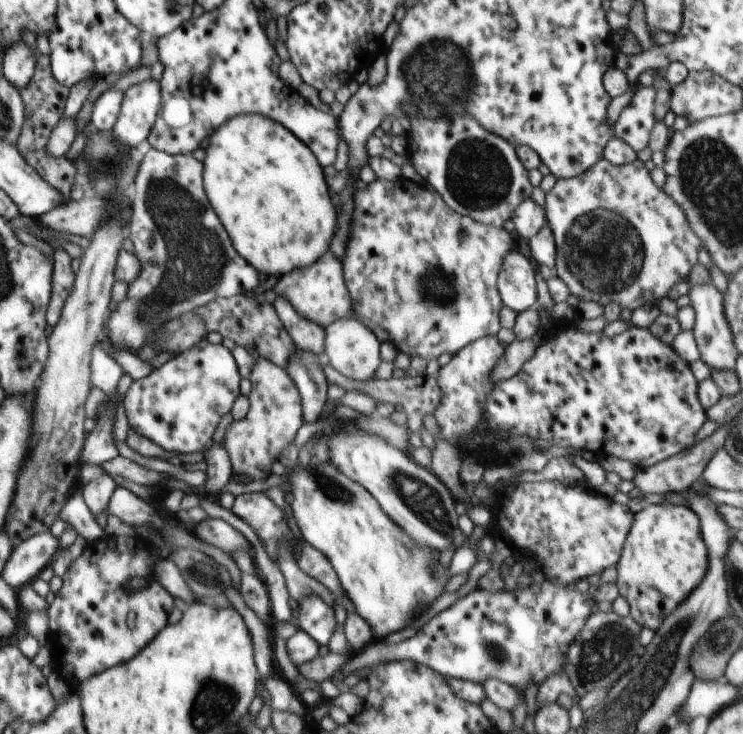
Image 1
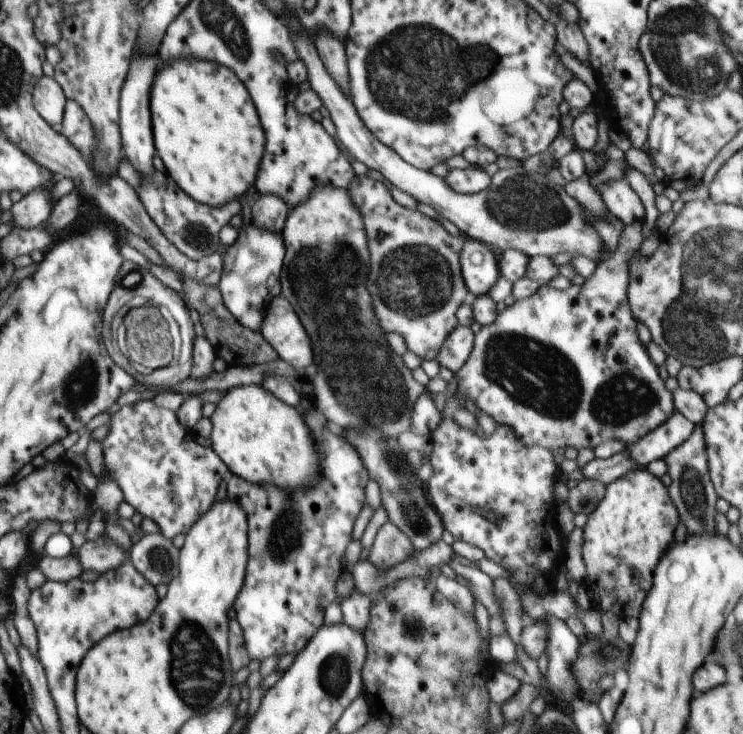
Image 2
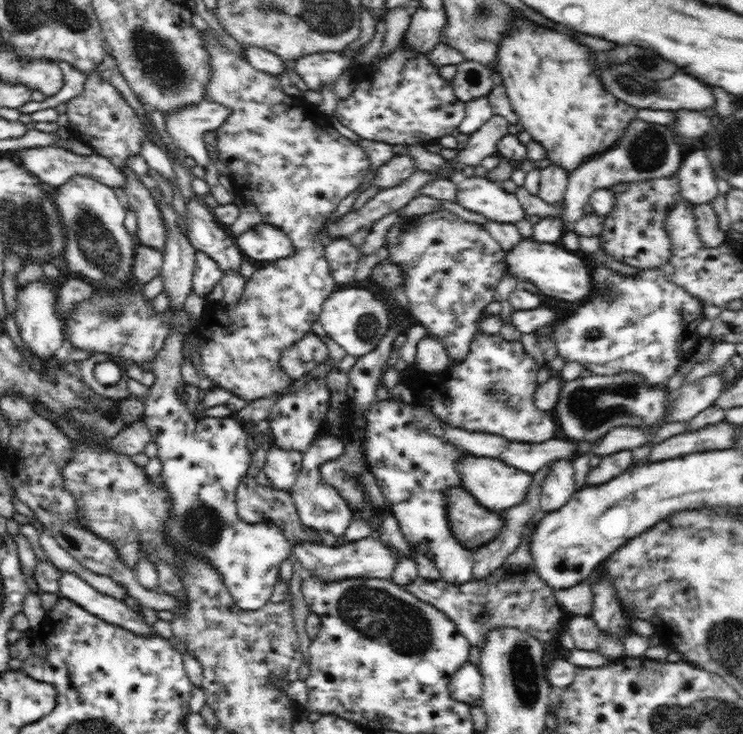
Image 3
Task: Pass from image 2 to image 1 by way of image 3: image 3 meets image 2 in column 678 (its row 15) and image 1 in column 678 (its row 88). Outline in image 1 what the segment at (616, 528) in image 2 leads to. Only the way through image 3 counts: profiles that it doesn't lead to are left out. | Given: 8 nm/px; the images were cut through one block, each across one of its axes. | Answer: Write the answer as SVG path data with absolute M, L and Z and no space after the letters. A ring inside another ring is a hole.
M661 503L644 505L644 509L635 514L621 557L617 562L617 581L619 595L629 604L632 618L644 628L657 631L663 620L672 614L676 607L700 584L706 576L709 552L701 535L699 516L687 506Z

